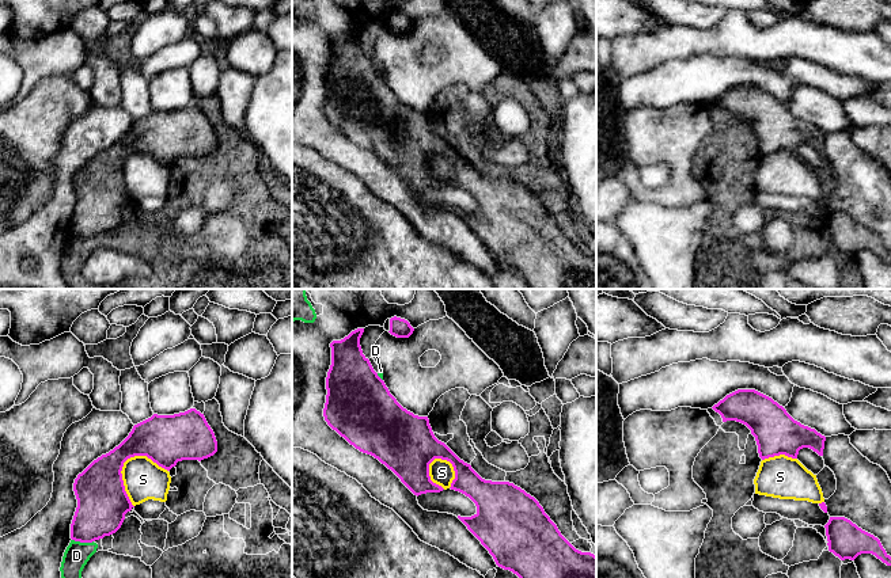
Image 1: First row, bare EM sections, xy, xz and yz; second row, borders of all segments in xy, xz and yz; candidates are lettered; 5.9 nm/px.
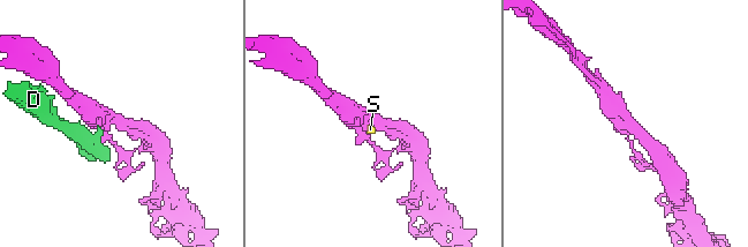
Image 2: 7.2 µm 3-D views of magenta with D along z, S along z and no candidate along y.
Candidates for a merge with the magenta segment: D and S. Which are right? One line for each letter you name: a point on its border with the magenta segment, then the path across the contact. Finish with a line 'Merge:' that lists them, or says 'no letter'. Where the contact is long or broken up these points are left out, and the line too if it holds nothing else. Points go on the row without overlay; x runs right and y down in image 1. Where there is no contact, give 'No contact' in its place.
Merge: no letter

